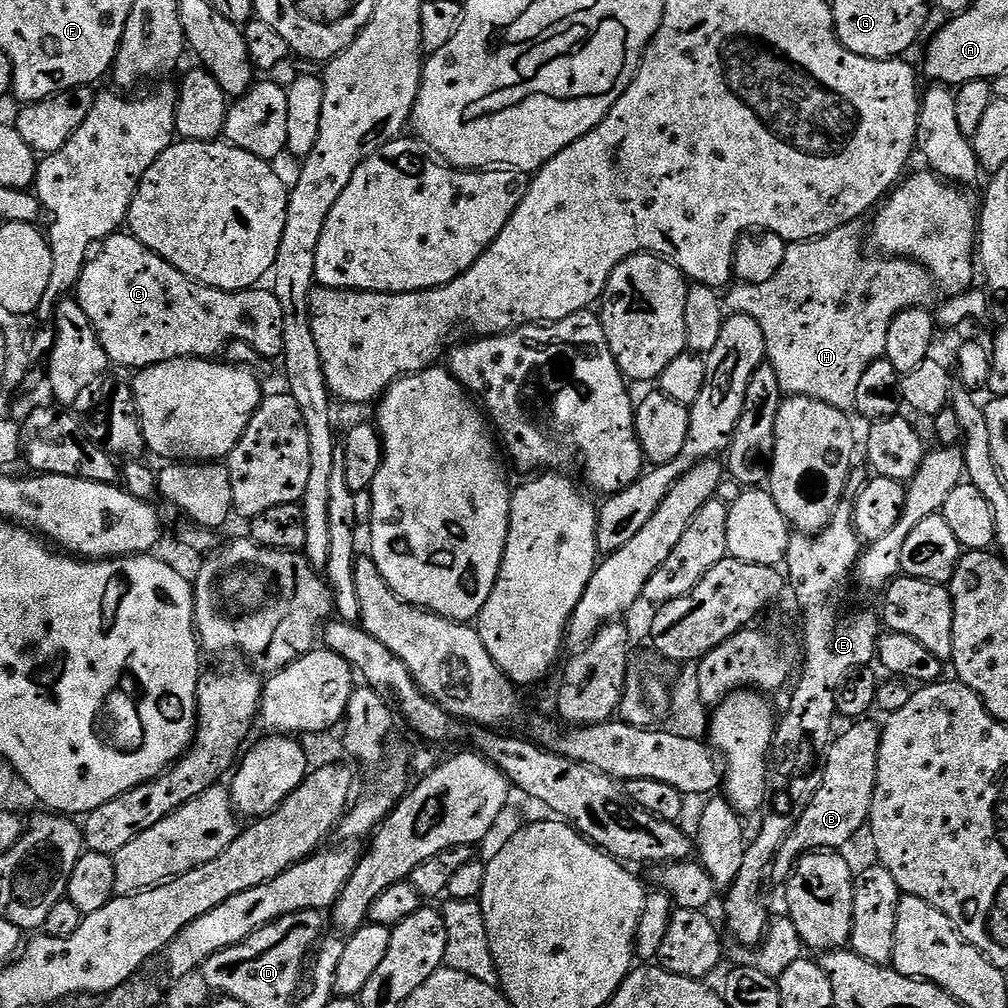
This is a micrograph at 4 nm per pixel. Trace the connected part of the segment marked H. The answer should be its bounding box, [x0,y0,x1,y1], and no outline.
[723,222,934,410]

